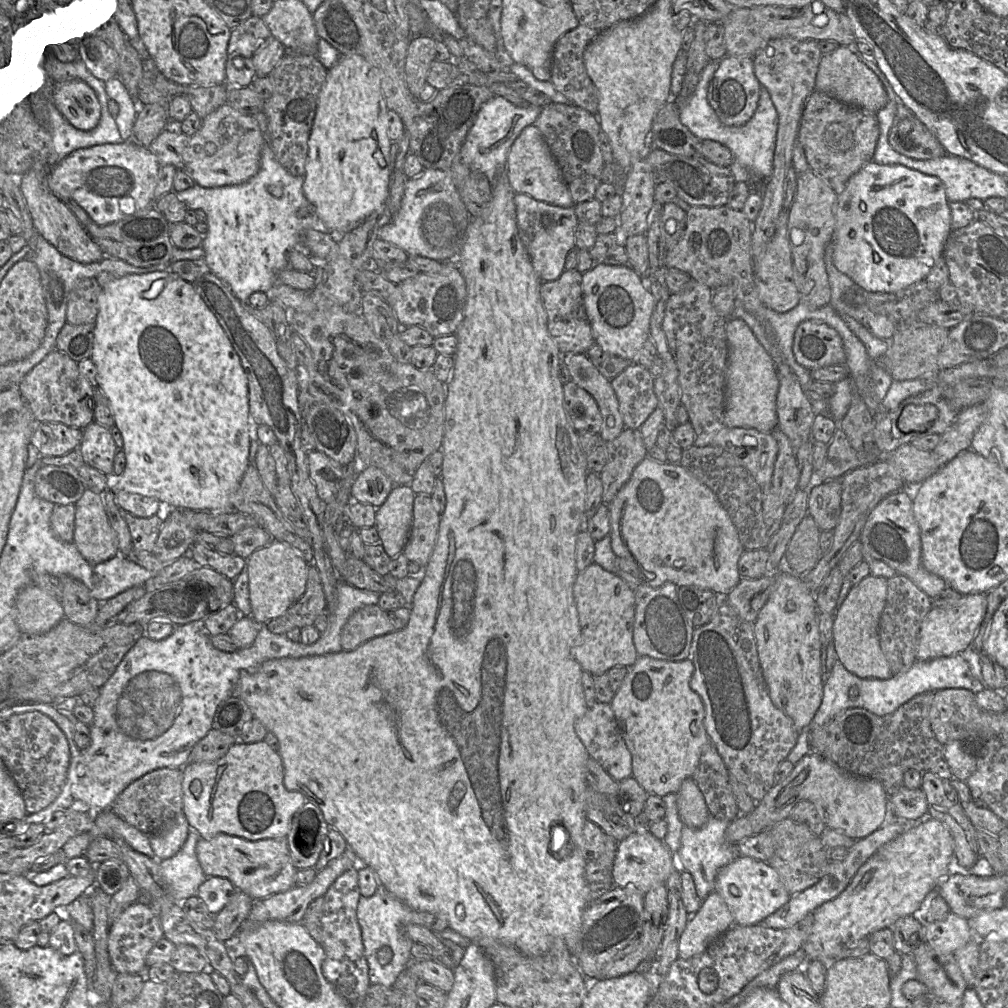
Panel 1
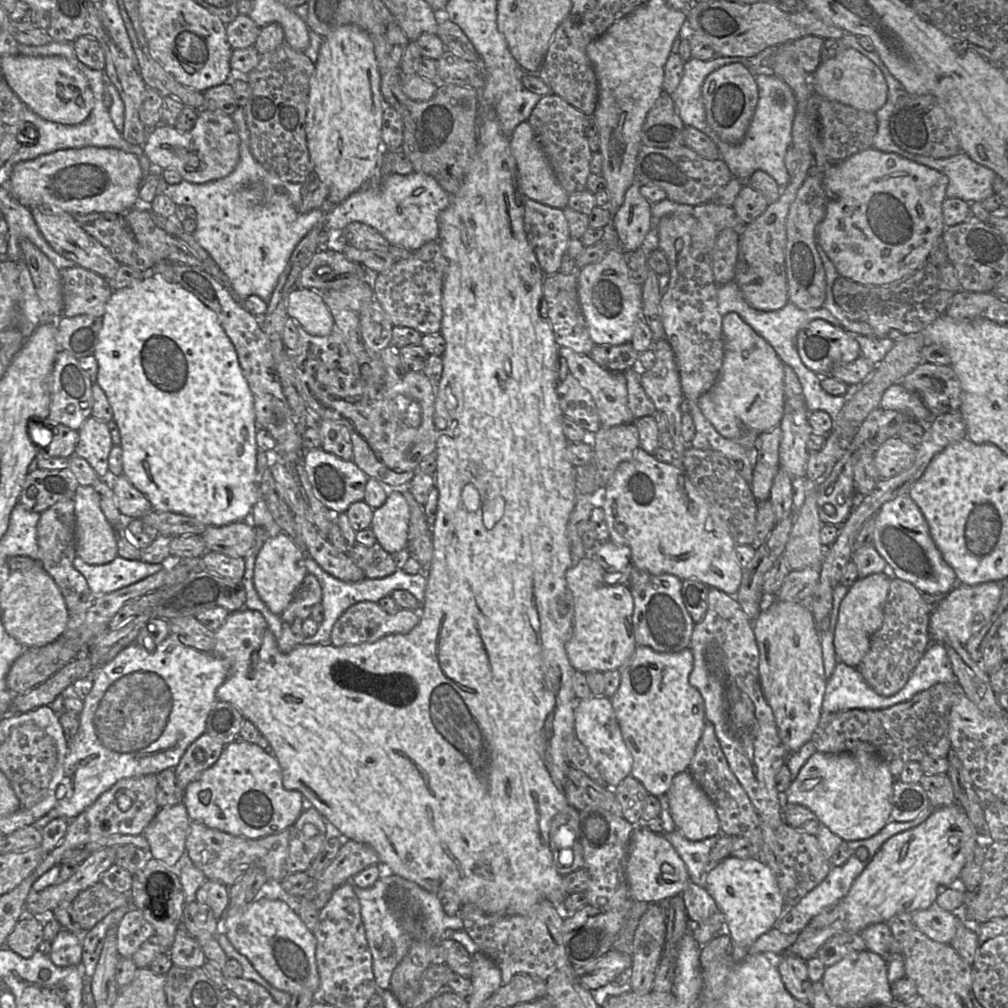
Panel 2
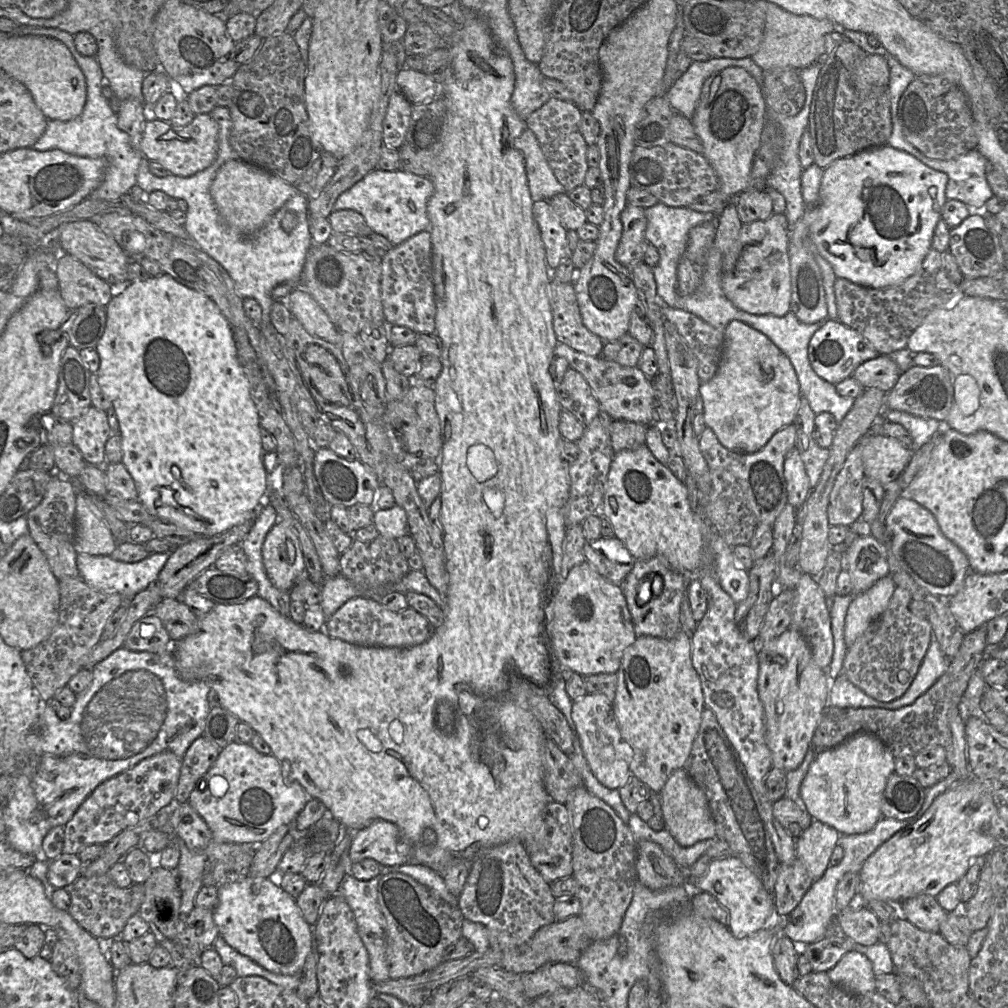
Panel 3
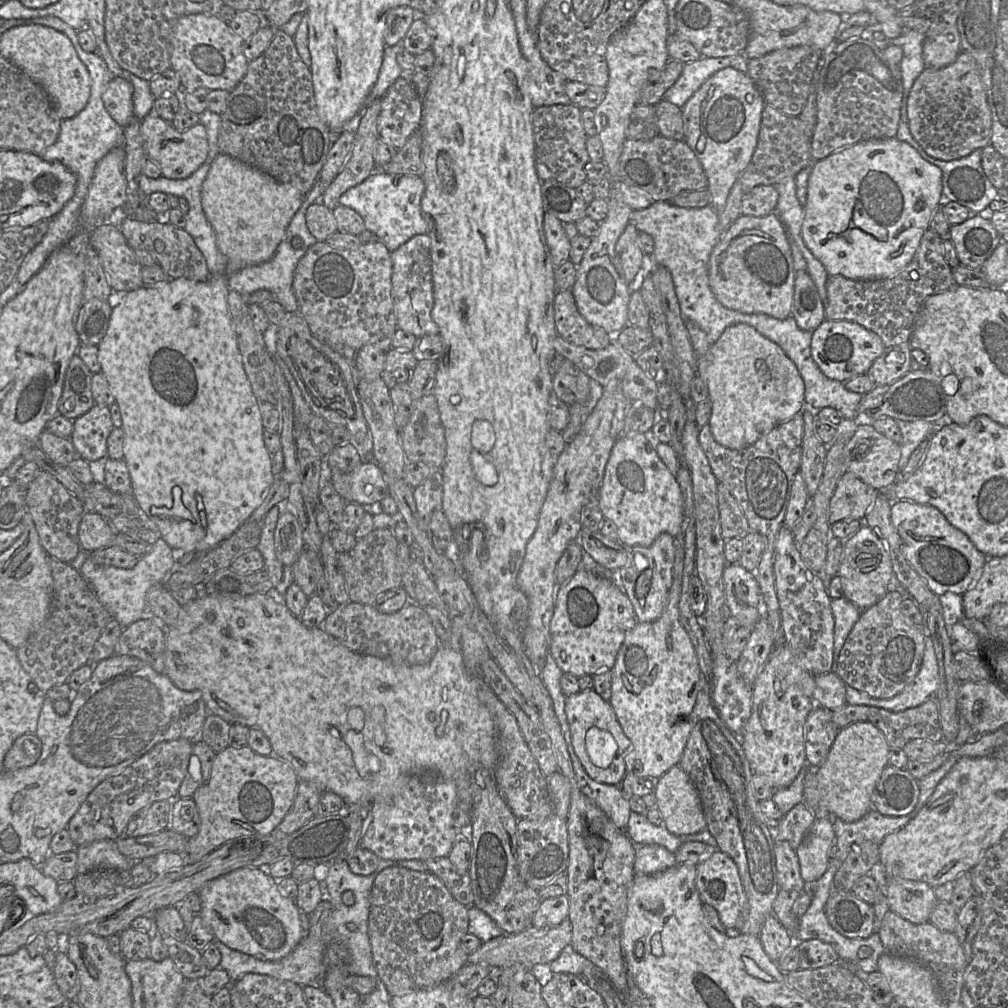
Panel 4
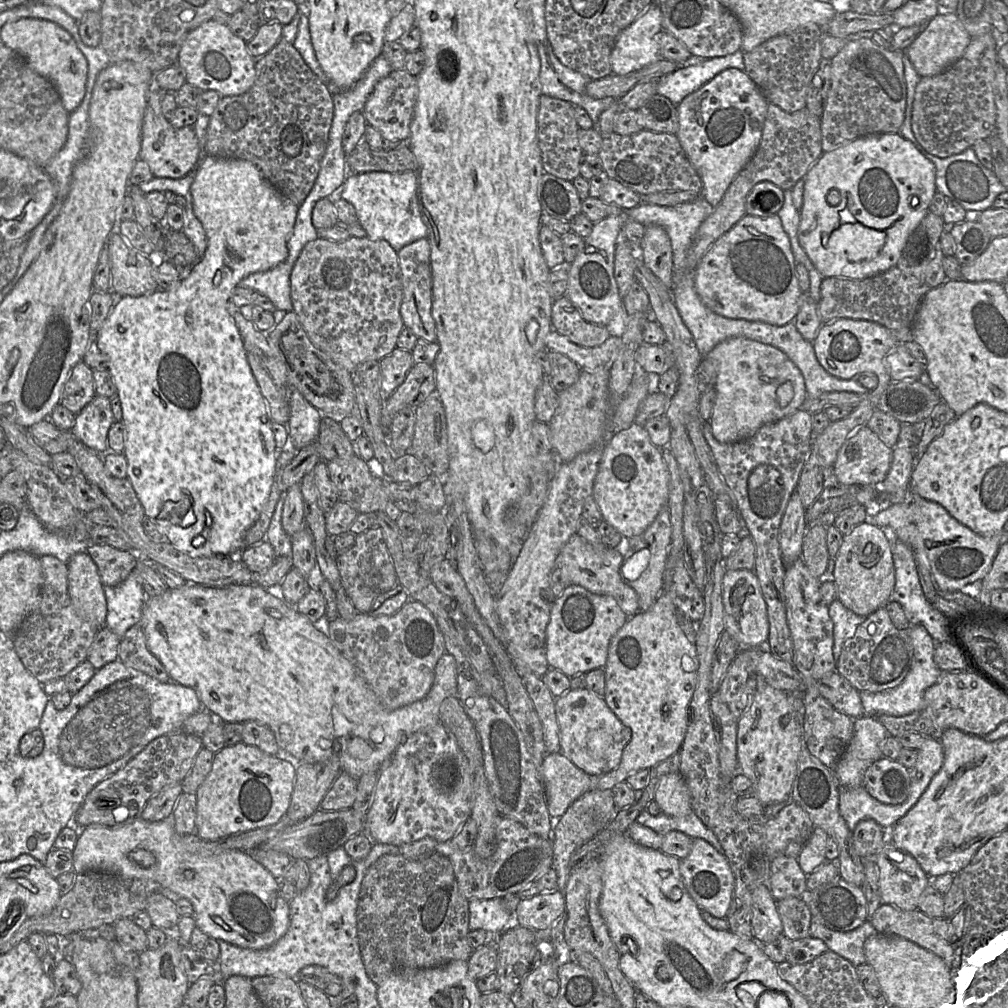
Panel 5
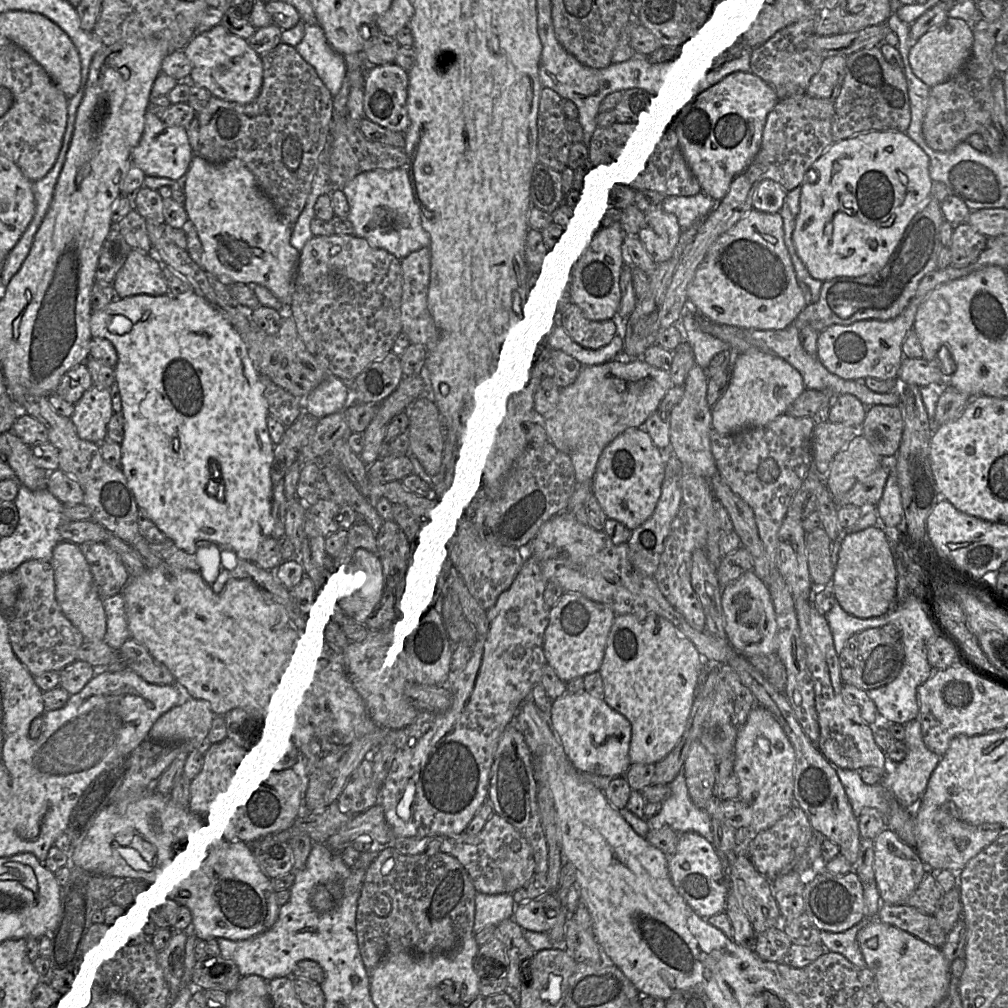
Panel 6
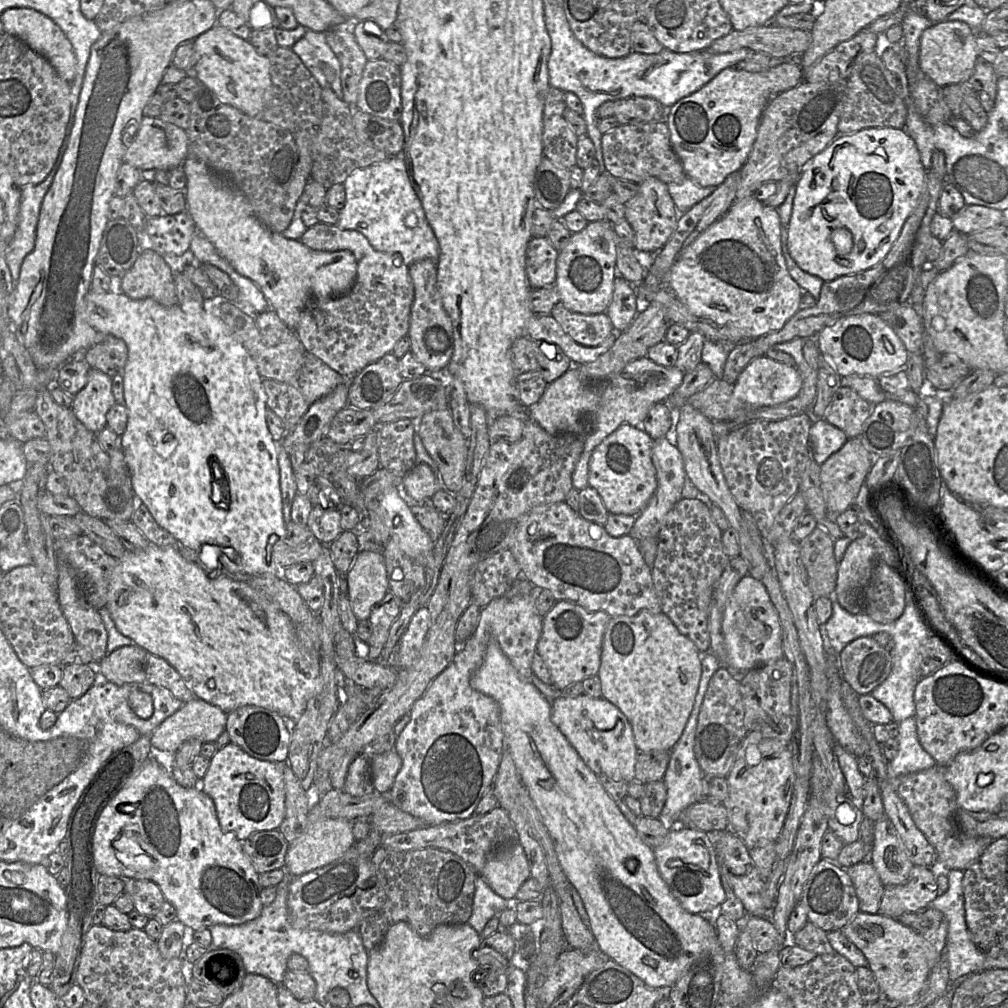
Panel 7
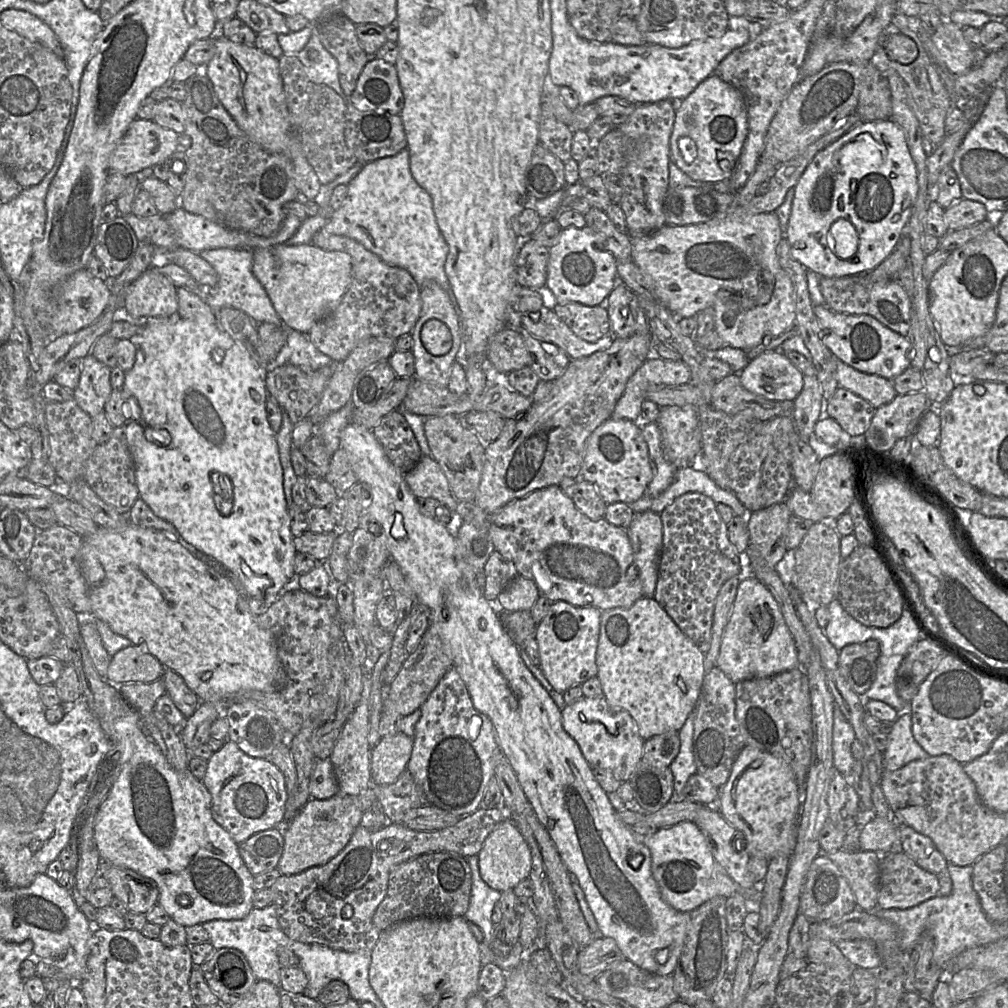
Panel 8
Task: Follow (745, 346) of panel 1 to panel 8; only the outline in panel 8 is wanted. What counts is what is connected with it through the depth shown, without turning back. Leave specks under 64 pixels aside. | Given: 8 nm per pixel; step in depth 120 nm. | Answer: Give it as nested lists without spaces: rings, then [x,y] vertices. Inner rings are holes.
[[[783,350],[762,353],[746,365],[739,373],[739,378],[746,390],[771,401],[794,401],[804,385],[804,374],[784,356]]]

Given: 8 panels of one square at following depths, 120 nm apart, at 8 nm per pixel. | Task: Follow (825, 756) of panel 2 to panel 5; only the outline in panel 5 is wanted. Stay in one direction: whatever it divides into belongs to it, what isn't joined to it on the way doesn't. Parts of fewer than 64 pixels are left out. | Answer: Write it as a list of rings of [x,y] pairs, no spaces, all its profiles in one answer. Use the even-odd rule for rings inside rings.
[[[875,716],[854,719],[853,736],[834,768],[841,787],[863,785],[866,770],[882,755],[882,744],[888,736],[884,725]]]

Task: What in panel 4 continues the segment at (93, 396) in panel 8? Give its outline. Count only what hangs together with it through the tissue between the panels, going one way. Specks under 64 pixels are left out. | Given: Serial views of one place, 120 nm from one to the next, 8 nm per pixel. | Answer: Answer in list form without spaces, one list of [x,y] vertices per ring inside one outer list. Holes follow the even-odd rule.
[[[94,404],[88,412],[73,420],[70,439],[80,457],[88,462],[97,462],[107,456],[107,439],[113,428],[109,407]]]

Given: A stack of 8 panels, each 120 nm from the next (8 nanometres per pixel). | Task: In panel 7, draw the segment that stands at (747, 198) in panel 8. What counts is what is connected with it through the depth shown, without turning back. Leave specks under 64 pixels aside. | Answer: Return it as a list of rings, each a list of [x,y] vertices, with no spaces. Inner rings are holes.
[[[754,195],[737,200],[722,217],[702,231],[681,251],[665,276],[664,287],[673,291],[678,300],[687,307],[690,313],[699,318],[713,321],[721,328],[720,333],[723,333],[724,337],[728,337],[726,341],[719,341],[715,343],[745,344],[768,333],[776,332],[782,329],[786,322],[790,320],[799,309],[801,309],[800,303],[803,291],[797,282],[791,277],[782,254],[781,226],[782,224],[778,209],[768,206],[765,202],[759,201],[754,197]]]

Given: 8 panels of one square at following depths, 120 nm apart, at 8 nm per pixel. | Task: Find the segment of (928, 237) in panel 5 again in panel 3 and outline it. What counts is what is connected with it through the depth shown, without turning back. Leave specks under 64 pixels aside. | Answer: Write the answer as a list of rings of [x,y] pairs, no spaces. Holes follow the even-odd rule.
[[[933,248],[918,271],[900,284],[876,289],[838,277],[834,291],[838,321],[859,332],[879,354],[886,355],[905,348],[913,331],[933,309],[950,307],[949,304],[962,294],[959,285],[947,276],[942,254]]]

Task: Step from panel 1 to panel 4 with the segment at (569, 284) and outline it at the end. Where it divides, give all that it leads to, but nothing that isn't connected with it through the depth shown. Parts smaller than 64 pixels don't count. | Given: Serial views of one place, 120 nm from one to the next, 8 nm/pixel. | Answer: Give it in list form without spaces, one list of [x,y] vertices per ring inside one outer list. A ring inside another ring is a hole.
[[[571,290],[557,291],[554,313],[557,334],[567,342],[594,350],[604,349],[611,343],[604,329],[591,325],[583,318]]]

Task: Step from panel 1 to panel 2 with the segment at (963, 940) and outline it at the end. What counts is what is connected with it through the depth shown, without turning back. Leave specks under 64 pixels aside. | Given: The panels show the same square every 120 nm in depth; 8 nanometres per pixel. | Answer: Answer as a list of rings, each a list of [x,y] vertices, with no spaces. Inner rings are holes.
[[[935,903],[929,908],[912,913],[914,926],[930,939],[950,944],[957,929],[963,923],[952,912],[938,907]]]

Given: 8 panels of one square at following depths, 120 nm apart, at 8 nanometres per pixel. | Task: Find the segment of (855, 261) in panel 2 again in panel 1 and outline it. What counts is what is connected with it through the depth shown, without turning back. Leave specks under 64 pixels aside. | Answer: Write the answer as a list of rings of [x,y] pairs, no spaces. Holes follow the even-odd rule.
[[[873,160],[865,164],[848,180],[845,189],[837,197],[835,216],[836,225],[832,236],[834,244],[833,263],[840,272],[851,278],[856,285],[871,292],[893,293],[925,279],[936,260],[943,256],[946,240],[952,231],[951,212],[945,193],[945,186],[938,177],[924,174],[903,165],[880,165]]]

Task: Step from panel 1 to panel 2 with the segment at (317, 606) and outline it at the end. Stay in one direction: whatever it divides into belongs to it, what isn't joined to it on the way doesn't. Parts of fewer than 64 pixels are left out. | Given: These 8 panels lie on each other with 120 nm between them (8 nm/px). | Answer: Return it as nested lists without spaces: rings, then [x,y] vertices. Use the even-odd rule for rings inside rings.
[[[307,573],[293,600],[280,614],[283,622],[291,624],[295,619],[305,620],[310,617],[313,607],[321,603],[322,589],[318,579]]]

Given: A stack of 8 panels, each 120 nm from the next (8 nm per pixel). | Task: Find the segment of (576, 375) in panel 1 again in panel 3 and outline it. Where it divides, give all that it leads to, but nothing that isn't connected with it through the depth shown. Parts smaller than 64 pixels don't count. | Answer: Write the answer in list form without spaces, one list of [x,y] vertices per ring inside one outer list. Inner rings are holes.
[[[563,343],[556,345],[555,354],[566,358],[570,367],[582,374],[599,402],[600,411],[606,413],[613,421],[625,420],[647,427],[656,425],[653,423],[653,410],[658,401],[652,386],[653,378],[647,378],[637,366],[626,367],[601,356],[588,356]]]

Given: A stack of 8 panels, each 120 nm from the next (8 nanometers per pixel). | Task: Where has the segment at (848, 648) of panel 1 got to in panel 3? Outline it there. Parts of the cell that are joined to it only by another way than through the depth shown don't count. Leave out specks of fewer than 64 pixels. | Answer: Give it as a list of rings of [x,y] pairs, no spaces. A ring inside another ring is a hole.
[[[887,575],[867,591],[853,596],[845,618],[844,640],[847,647],[887,609],[895,588],[891,576]]]

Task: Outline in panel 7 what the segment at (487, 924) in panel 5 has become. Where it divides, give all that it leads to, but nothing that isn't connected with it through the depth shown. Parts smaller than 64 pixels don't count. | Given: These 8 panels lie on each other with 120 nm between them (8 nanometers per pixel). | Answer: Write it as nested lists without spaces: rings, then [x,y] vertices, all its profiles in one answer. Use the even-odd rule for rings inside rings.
[[[476,875],[475,893],[471,916],[468,923],[480,934],[487,922],[494,916],[516,903],[516,899],[506,900],[495,893],[481,875]]]

